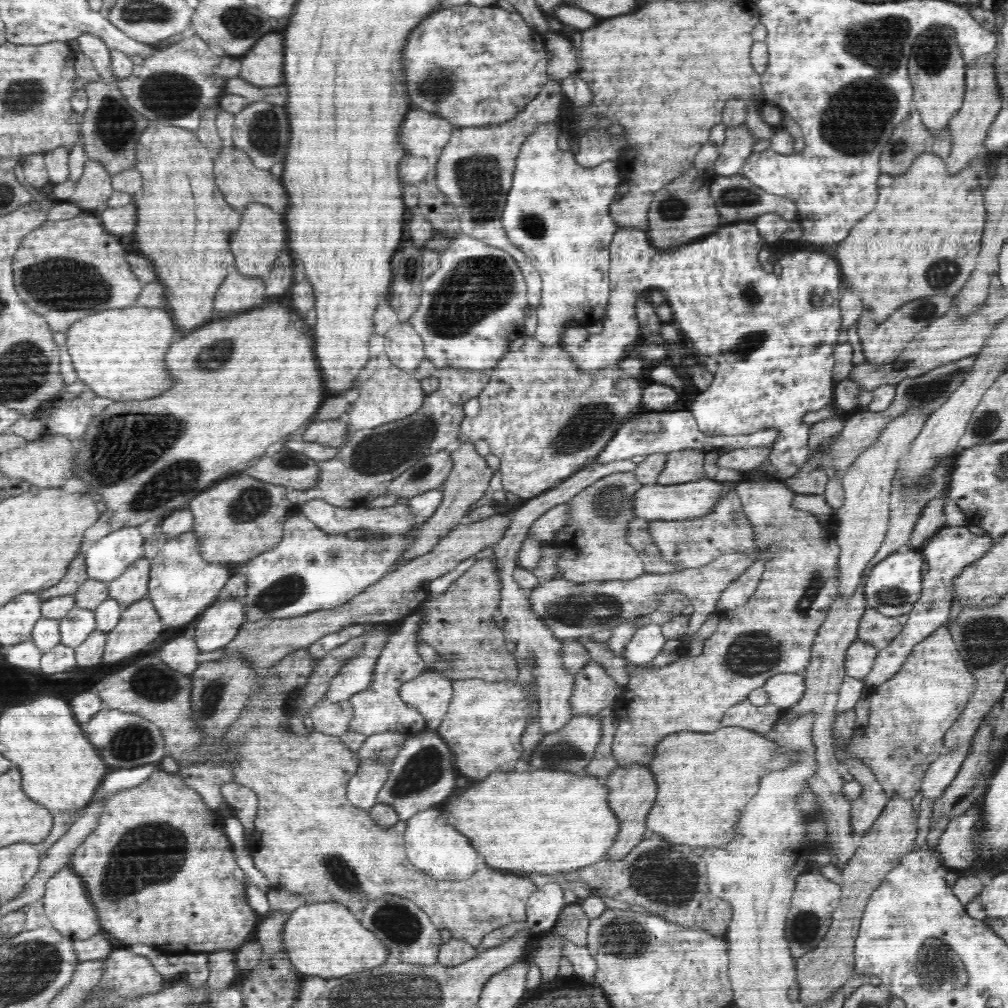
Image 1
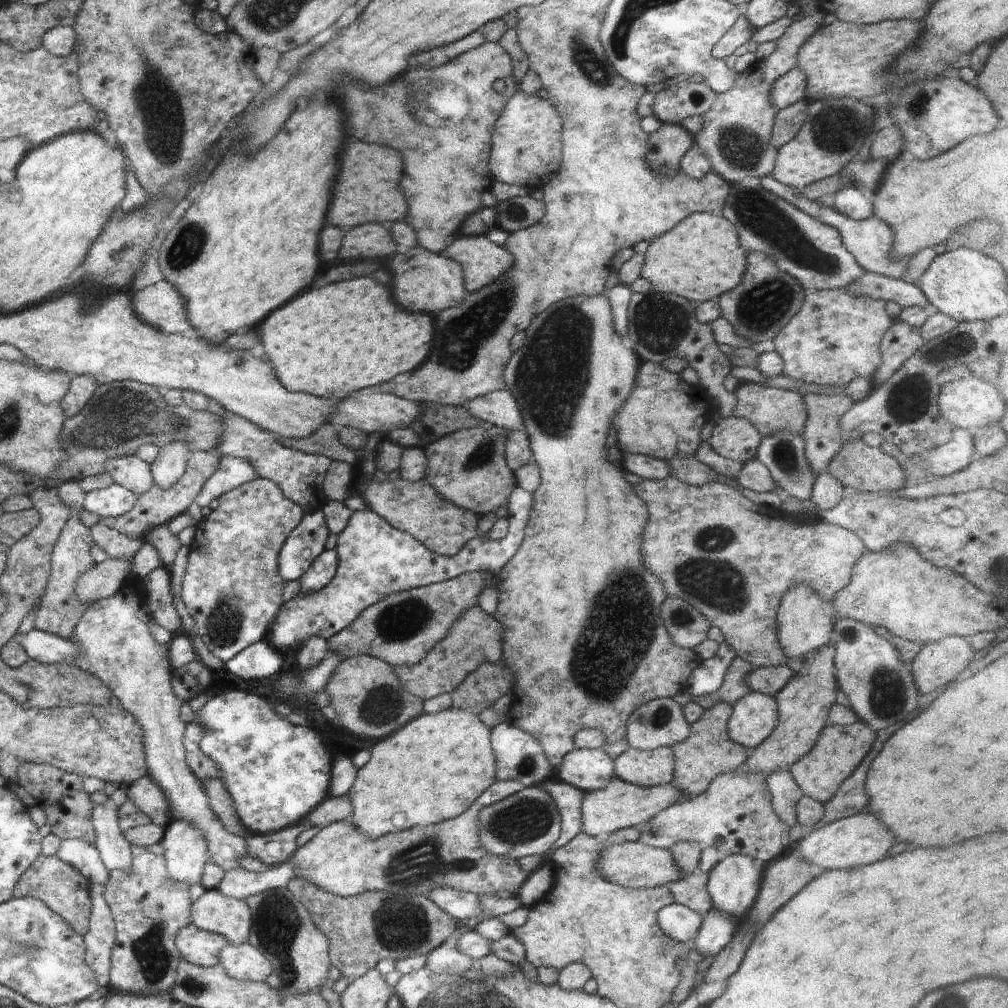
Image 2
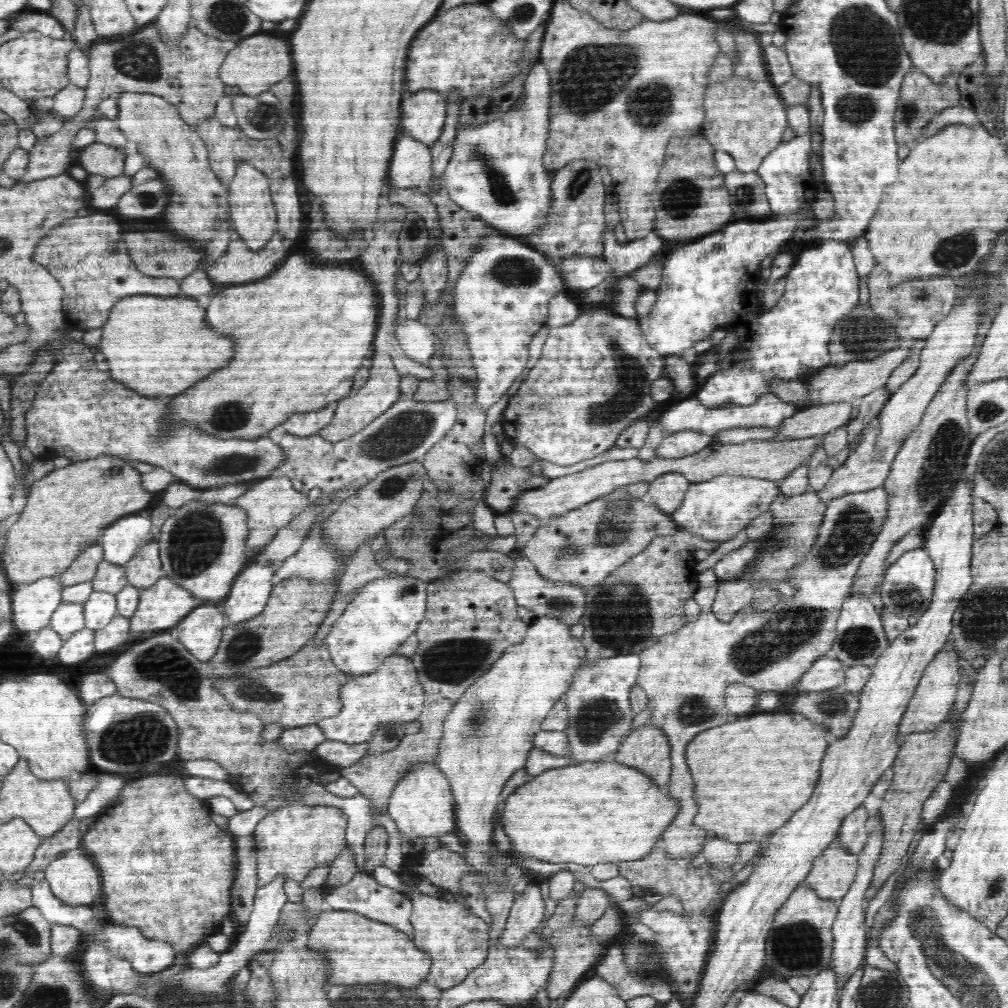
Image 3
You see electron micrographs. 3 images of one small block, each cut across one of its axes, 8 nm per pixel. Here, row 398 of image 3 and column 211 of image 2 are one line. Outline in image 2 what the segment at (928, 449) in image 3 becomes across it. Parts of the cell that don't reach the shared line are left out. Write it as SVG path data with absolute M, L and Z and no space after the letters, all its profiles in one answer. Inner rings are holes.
M189 925L176 934L175 944L184 961L200 967L214 967L219 964L218 956L228 942L220 934L204 932Z

